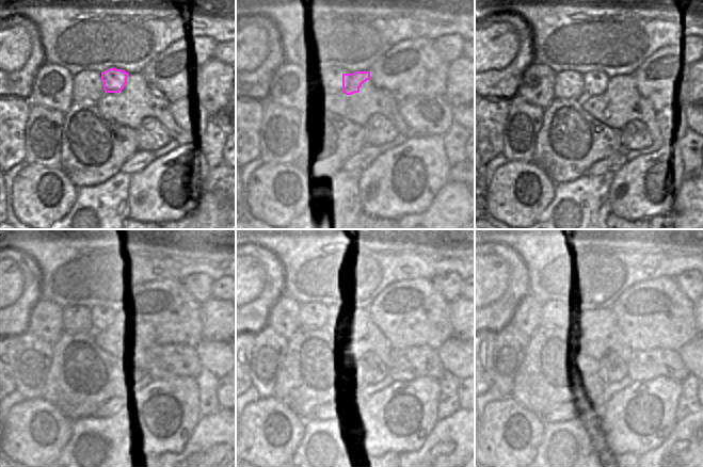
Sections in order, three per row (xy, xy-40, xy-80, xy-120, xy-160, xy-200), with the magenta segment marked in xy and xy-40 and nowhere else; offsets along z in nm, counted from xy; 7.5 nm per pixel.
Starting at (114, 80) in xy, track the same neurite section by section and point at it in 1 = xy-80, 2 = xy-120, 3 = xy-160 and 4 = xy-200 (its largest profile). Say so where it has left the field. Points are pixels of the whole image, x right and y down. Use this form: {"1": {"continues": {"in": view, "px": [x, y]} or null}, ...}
{"1": {"continues": {"in": "xy-80", "px": [594, 82]}}, "2": {"continues": {"in": "xy-120", "px": [74, 317]}}, "3": {"continues": {"in": "xy-160", "px": [315, 316]}}, "4": {"continues": {"in": "xy-200", "px": [556, 315]}}}

